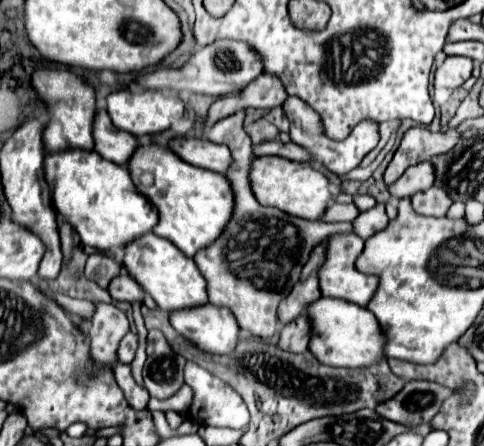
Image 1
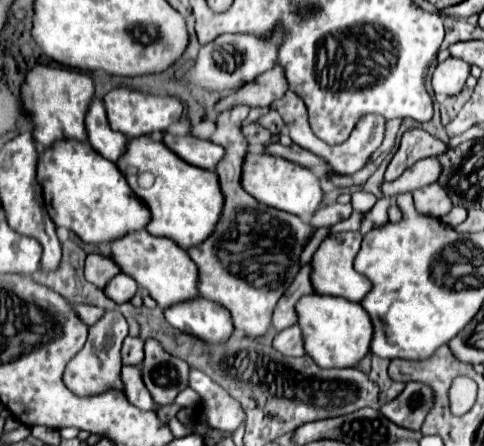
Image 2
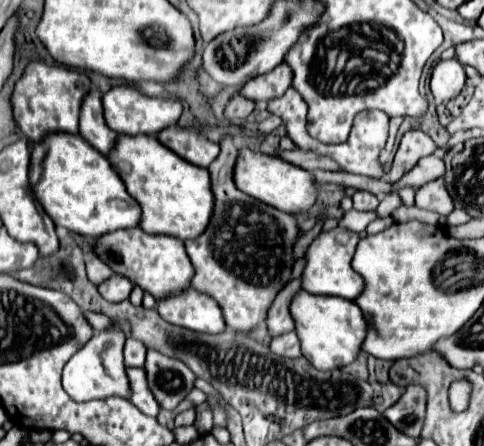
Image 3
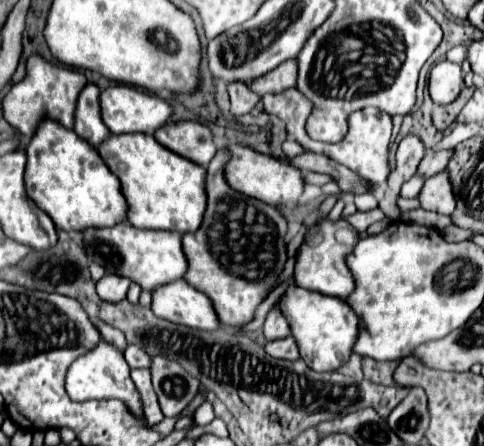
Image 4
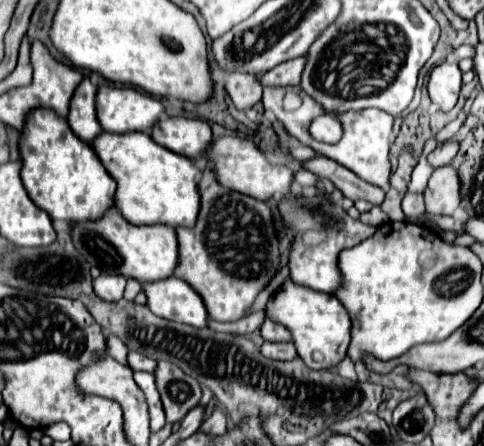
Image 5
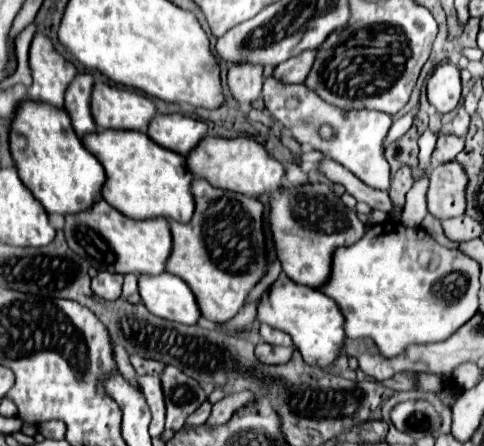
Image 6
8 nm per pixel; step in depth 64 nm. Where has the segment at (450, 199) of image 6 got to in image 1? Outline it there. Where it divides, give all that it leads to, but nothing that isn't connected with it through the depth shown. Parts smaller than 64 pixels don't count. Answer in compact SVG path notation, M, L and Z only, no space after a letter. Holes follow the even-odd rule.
M436 186L412 196L412 206L422 216L436 216L436 218L446 216L450 204L452 200L448 198L448 194Z

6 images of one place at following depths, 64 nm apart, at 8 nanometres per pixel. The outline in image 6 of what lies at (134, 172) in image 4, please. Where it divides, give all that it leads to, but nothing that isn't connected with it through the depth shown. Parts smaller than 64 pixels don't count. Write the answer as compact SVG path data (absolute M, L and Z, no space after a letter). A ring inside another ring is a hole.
M98 128L92 136L82 136L82 144L104 166L106 180L100 194L110 206L136 220L162 216L188 222L192 218L192 174L186 170L184 156L156 146L144 132L112 132L112 128L108 128L108 132Z

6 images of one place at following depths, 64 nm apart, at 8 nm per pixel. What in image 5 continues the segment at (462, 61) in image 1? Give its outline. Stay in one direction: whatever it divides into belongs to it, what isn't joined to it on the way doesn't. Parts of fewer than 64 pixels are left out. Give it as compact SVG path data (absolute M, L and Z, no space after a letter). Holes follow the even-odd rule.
M438 64L428 78L428 94L430 100L444 112L452 110L458 102L460 96L460 88L462 88L462 72L458 68L458 64Z

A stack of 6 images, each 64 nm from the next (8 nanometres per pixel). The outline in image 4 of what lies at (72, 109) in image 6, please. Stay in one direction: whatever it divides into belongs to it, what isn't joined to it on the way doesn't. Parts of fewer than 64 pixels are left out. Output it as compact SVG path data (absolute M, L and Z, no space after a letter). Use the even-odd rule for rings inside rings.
M88 82L84 86L84 92L80 92L80 100L76 102L76 124L74 124L74 132L94 148L100 146L108 136L108 128L104 128L104 122L100 120L98 96L100 96L98 86Z

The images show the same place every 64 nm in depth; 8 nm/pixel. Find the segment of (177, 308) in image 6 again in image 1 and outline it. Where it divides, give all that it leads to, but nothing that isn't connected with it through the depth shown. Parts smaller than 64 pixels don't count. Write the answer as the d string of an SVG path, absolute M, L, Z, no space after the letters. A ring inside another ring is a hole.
M204 304L192 312L172 312L170 324L178 334L212 354L230 354L238 342L238 322L228 308Z

